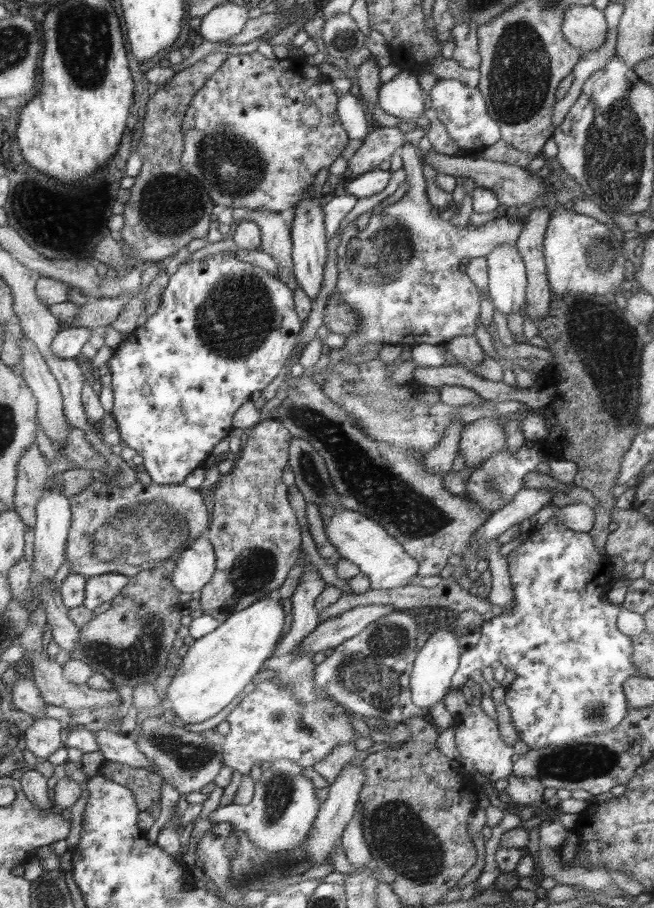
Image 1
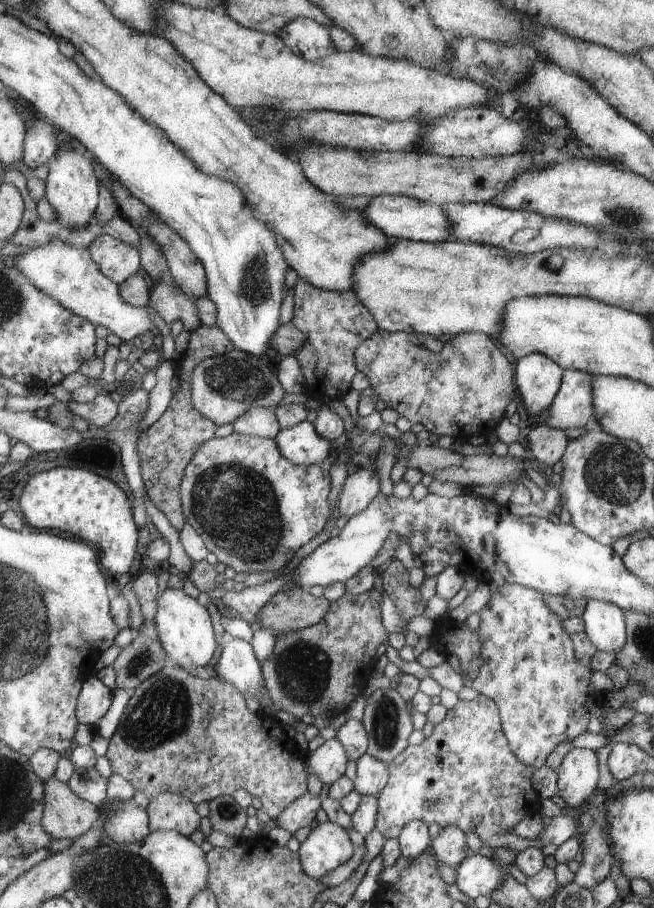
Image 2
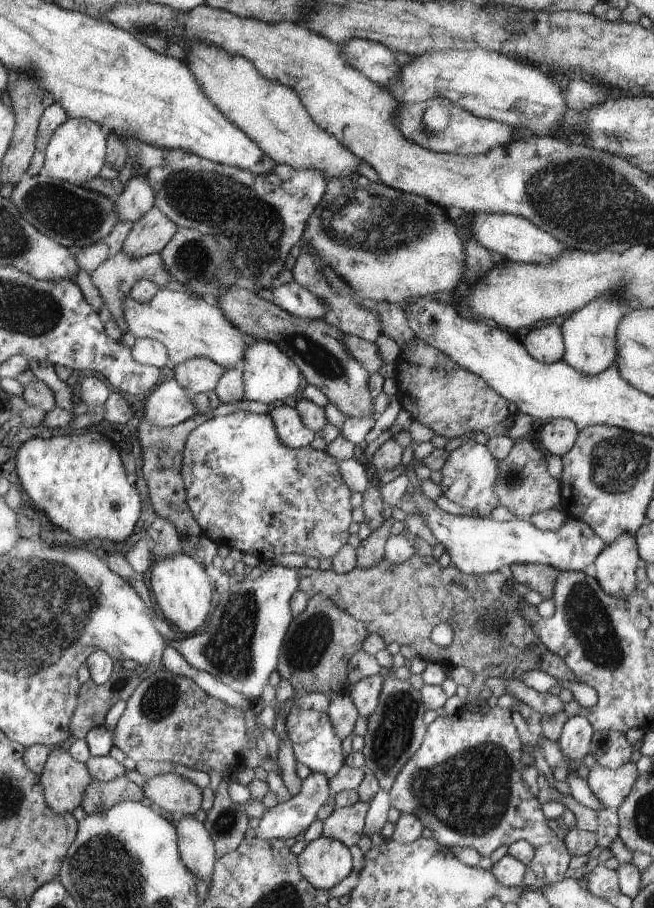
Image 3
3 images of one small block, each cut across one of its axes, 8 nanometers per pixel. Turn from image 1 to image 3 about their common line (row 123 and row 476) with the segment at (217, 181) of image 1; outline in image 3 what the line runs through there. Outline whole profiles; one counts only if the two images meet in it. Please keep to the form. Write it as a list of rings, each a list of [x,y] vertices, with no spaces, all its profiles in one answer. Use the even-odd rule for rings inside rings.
[[[237,409],[226,416],[209,418],[190,434],[185,447],[186,466],[181,466],[181,474],[186,474],[186,486],[190,486],[189,509],[198,514],[201,534],[217,545],[267,561],[290,552],[319,560],[333,558],[347,543],[351,535],[348,528],[352,524],[352,492],[340,476],[338,460],[326,450],[315,450],[310,445],[296,450],[286,446],[269,414]]]

